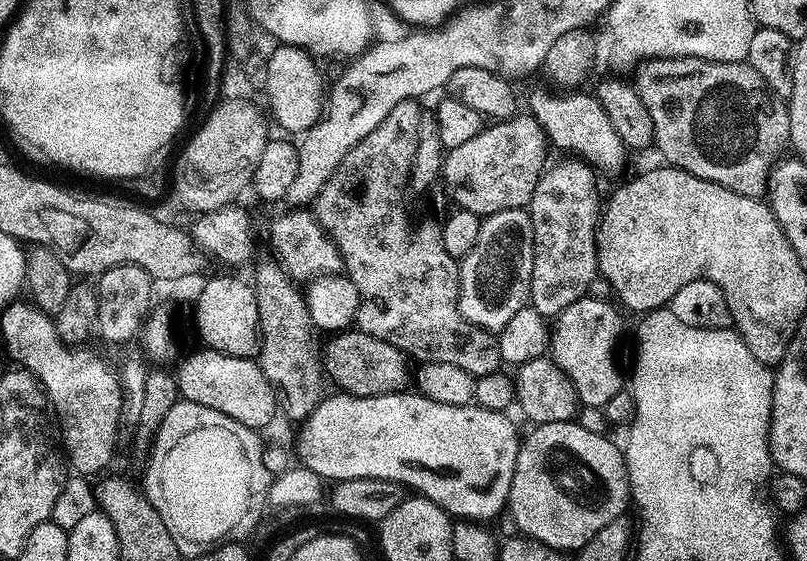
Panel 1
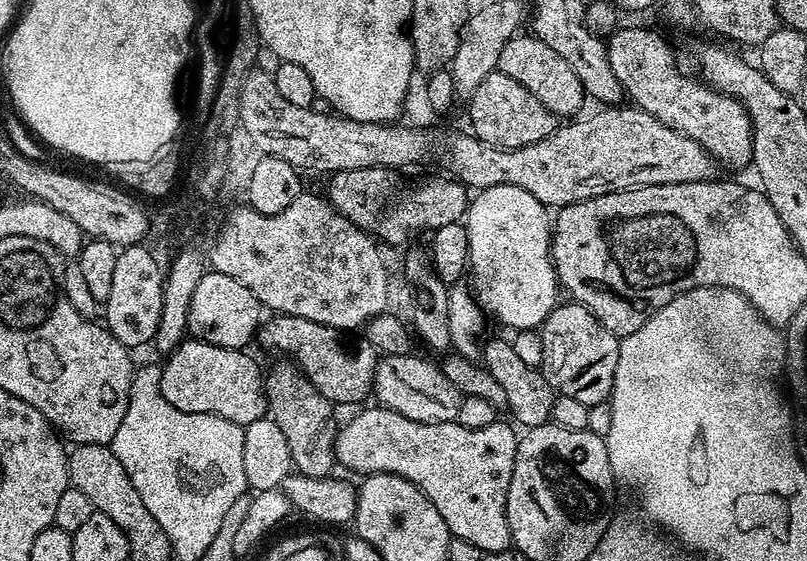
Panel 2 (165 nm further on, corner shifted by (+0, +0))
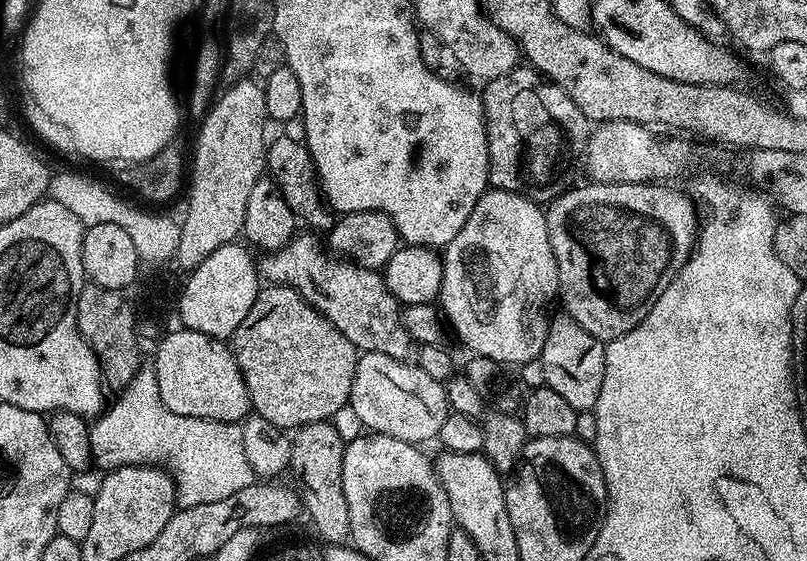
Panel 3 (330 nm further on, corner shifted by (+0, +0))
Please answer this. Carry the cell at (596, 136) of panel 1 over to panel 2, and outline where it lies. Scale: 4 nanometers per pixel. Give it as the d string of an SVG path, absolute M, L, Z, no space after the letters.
M517 34L502 45L497 62L498 71L526 86L526 90L530 90L530 94L534 94L534 98L538 98L538 102L542 102L542 106L546 106L546 110L553 112L557 118L575 117L579 113L576 111L586 101L582 82L578 82L578 74L574 74L570 62L565 62L555 50L550 50L546 42L539 40L535 34L527 35Z

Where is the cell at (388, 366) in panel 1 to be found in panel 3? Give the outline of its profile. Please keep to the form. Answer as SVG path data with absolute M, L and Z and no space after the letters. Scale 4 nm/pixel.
M264 286L250 306L250 314L242 318L242 326L230 338L230 347L242 370L246 390L250 394L251 411L281 430L299 430L307 424L331 421L340 411L349 407L356 373L358 351L338 326L316 312L292 288Z

